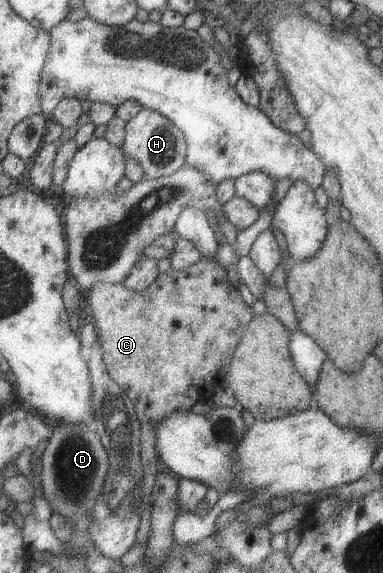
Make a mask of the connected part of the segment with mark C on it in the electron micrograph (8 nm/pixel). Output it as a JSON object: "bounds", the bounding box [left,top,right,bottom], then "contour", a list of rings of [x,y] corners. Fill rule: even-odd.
{"bounds":[88,257,253,544],"contour":[[[202,257],[186,269],[175,270],[171,267],[161,273],[144,291],[130,289],[122,283],[98,283],[90,289],[88,295],[89,311],[94,317],[93,325],[104,350],[109,374],[136,403],[136,415],[142,425],[145,474],[142,483],[140,531],[136,544],[148,544],[152,526],[152,491],[156,485],[156,477],[161,472],[161,457],[156,439],[158,423],[170,417],[174,411],[192,411],[197,403],[210,400],[217,390],[226,387],[226,375],[233,360],[234,348],[237,347],[253,313],[236,287],[228,283],[224,269],[218,263],[206,261]]]}

